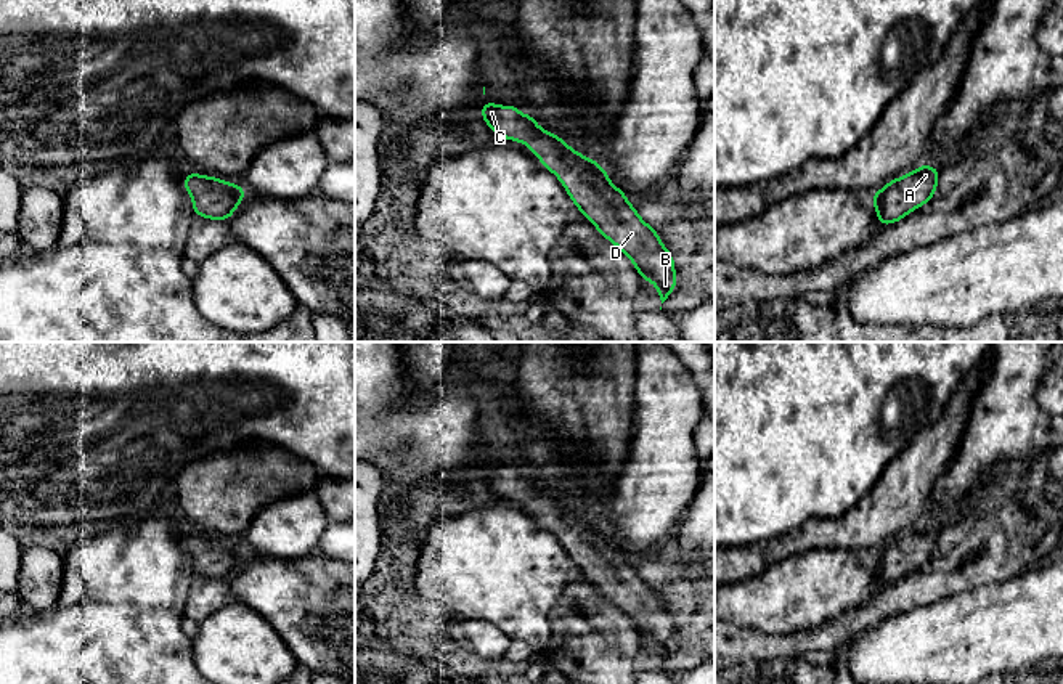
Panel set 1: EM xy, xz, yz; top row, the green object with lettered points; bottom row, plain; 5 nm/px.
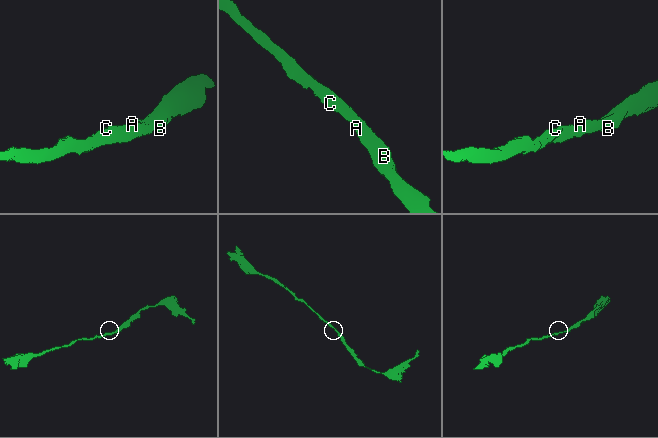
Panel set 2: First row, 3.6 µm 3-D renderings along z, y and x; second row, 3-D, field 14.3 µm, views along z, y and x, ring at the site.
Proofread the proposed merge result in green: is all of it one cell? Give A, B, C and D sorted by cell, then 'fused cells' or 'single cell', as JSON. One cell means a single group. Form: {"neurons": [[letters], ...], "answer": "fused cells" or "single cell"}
{"neurons": [["A", "B", "C", "D"]], "answer": "single cell"}

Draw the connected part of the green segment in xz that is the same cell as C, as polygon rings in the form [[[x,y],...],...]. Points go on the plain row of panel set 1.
[[[485,459],[480,477],[499,498],[520,501],[535,512],[544,528],[560,539],[583,576],[633,621],[641,634],[641,642],[647,639],[655,644],[657,653],[663,663],[676,649],[676,629],[673,613],[665,609],[657,591],[639,576],[637,568],[634,568],[626,554],[609,539],[601,523],[570,507],[560,496],[543,490],[528,472],[520,475],[519,467],[520,466],[501,466]]]

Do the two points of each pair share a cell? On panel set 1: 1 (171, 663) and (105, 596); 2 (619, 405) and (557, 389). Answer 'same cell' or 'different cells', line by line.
1: same cell
2: same cell

